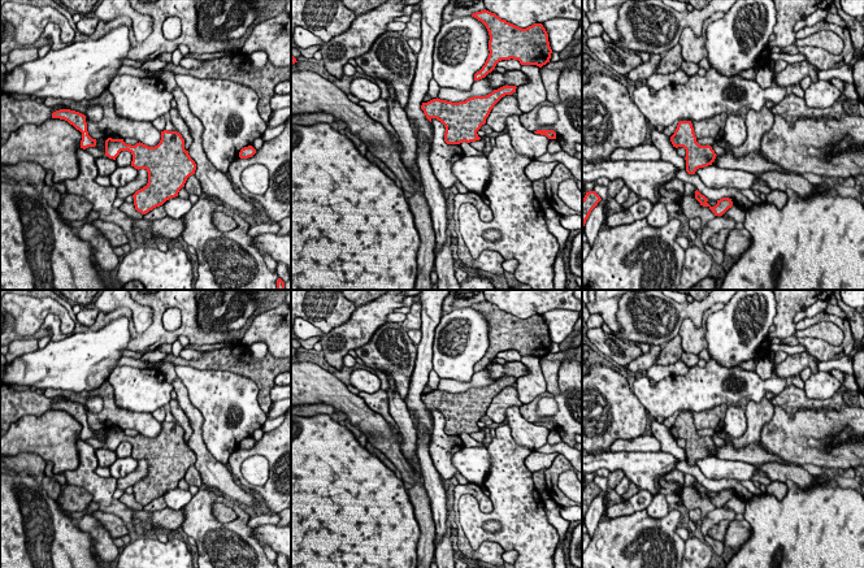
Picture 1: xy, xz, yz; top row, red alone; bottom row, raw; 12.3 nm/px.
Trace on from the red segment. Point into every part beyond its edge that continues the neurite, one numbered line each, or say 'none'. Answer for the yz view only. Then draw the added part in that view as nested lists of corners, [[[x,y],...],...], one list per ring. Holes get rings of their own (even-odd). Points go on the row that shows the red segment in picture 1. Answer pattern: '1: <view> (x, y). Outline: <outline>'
none

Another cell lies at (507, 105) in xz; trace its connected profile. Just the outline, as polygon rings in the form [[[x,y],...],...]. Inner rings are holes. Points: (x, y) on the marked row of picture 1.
[[[505,95],[491,109],[489,117],[486,118],[486,125],[494,131],[500,133],[505,129],[505,120],[515,114],[522,114],[517,99],[513,95]]]

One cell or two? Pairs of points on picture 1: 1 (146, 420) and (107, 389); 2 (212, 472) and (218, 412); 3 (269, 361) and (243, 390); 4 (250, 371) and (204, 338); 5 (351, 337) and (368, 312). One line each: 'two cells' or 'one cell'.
1: one cell
2: two cells
3: two cells
4: two cells
5: one cell

